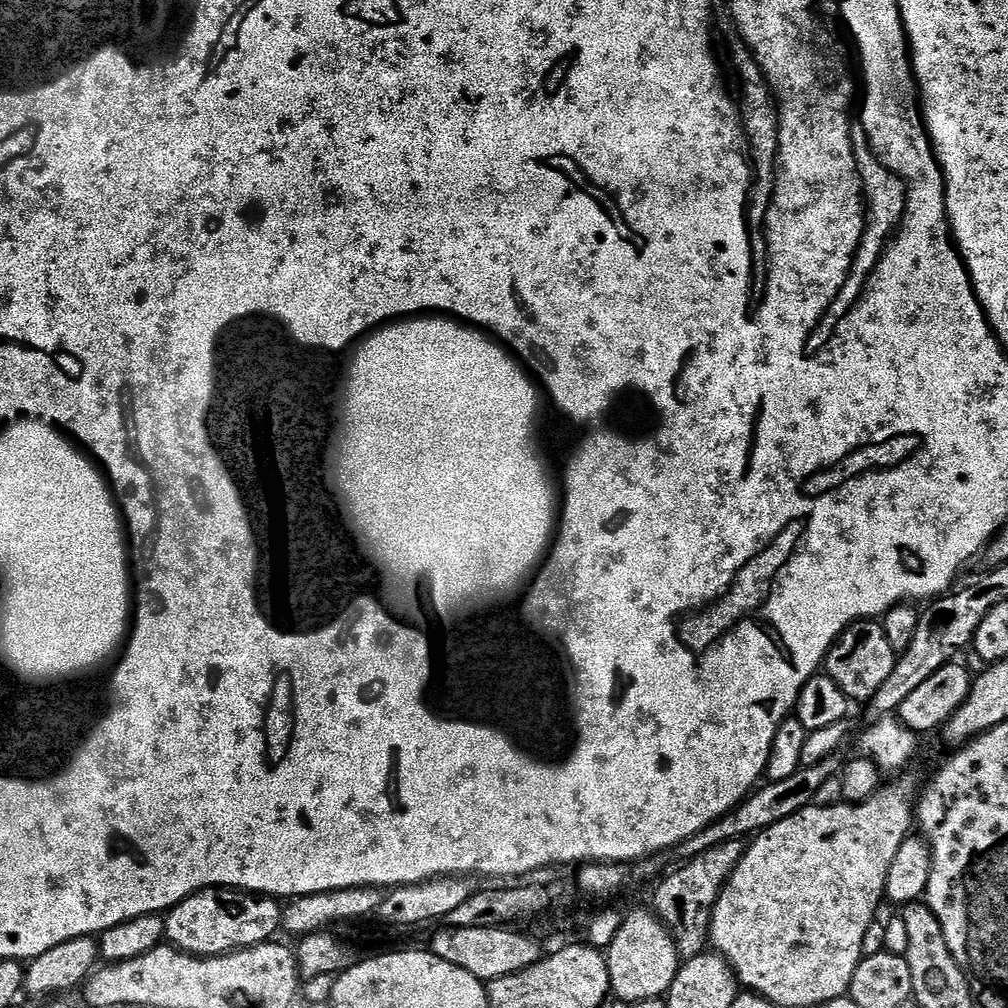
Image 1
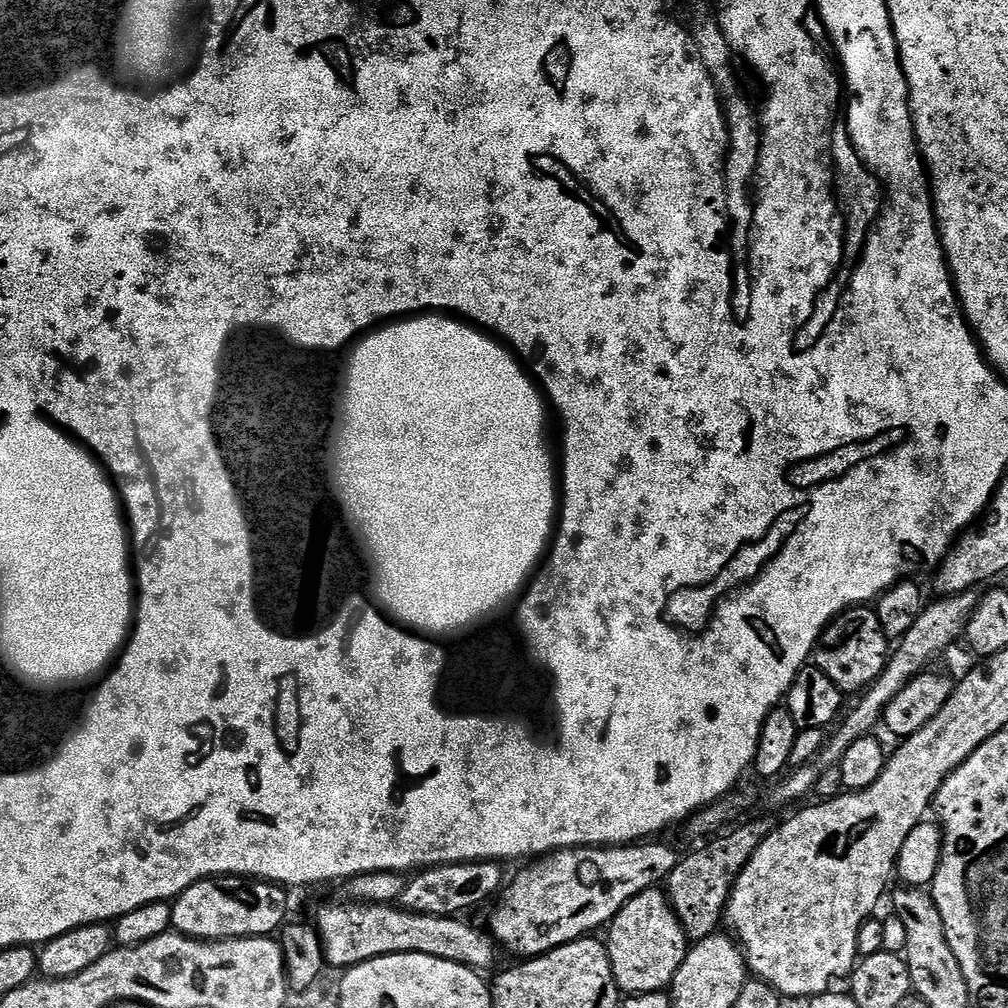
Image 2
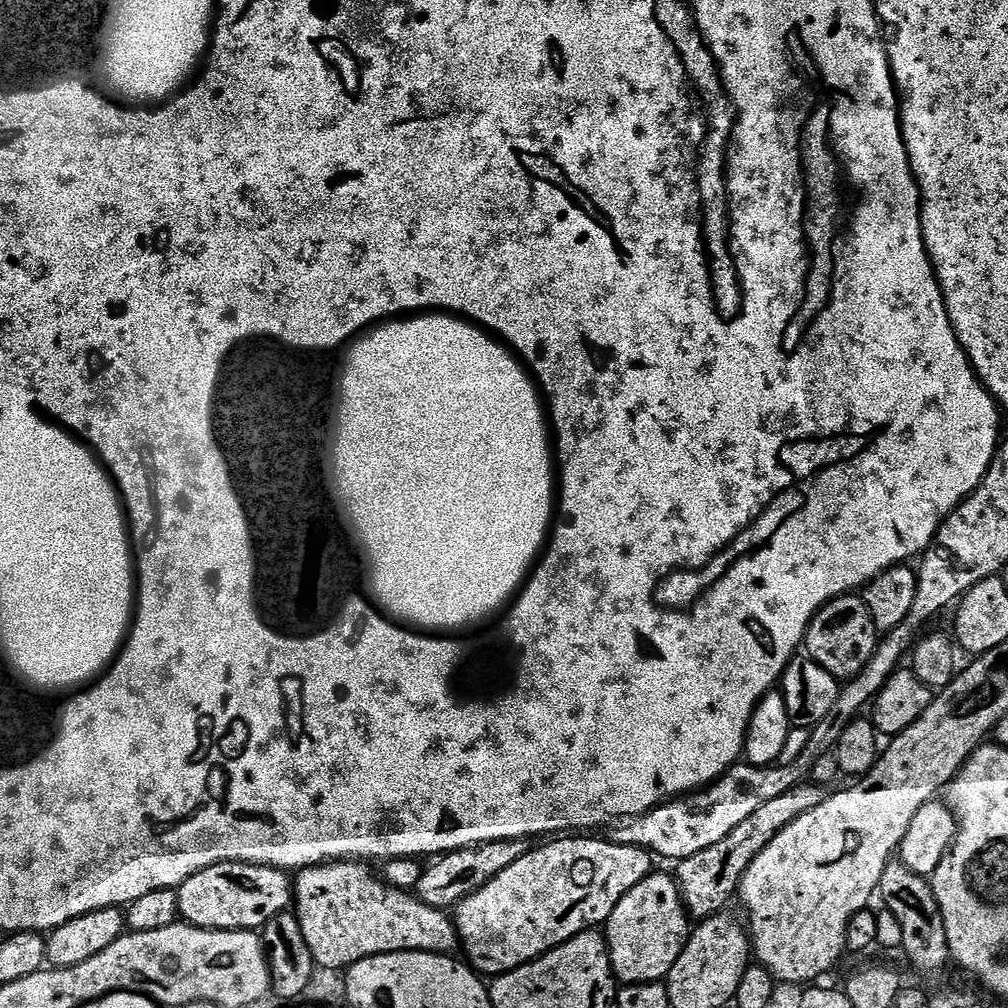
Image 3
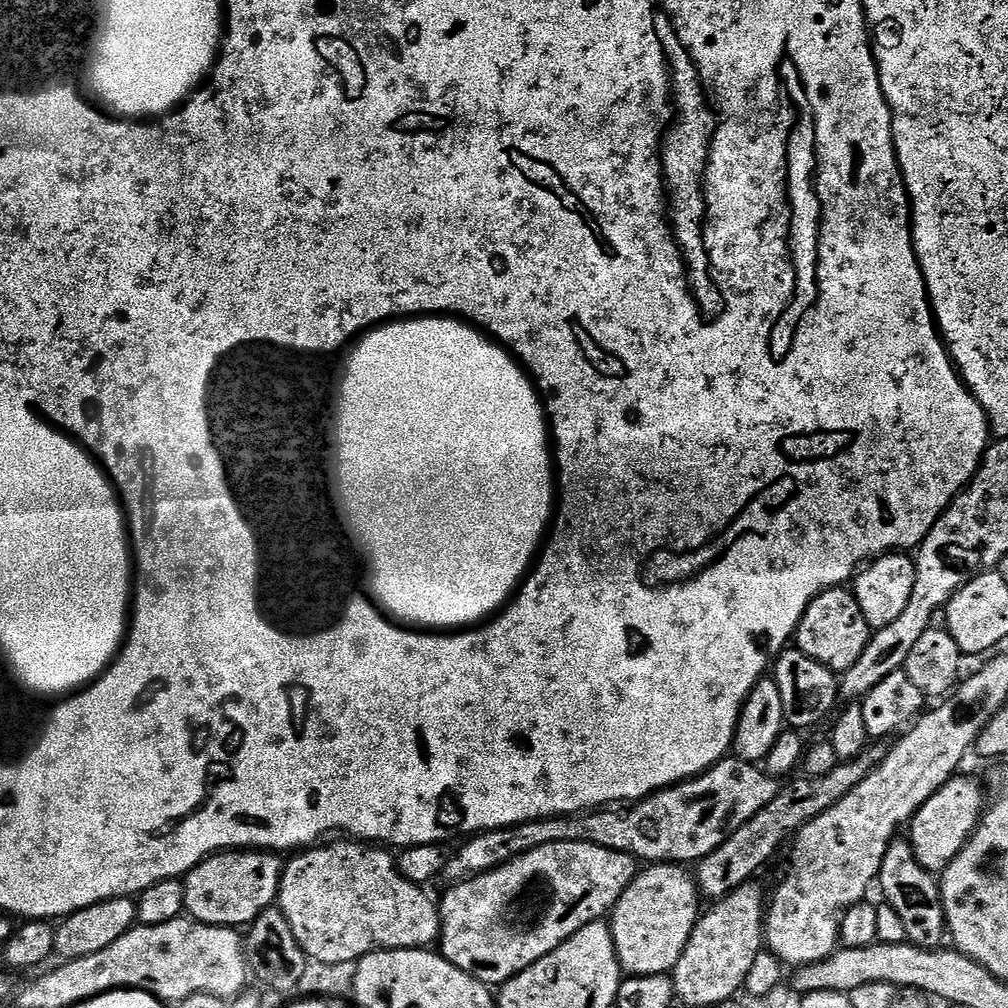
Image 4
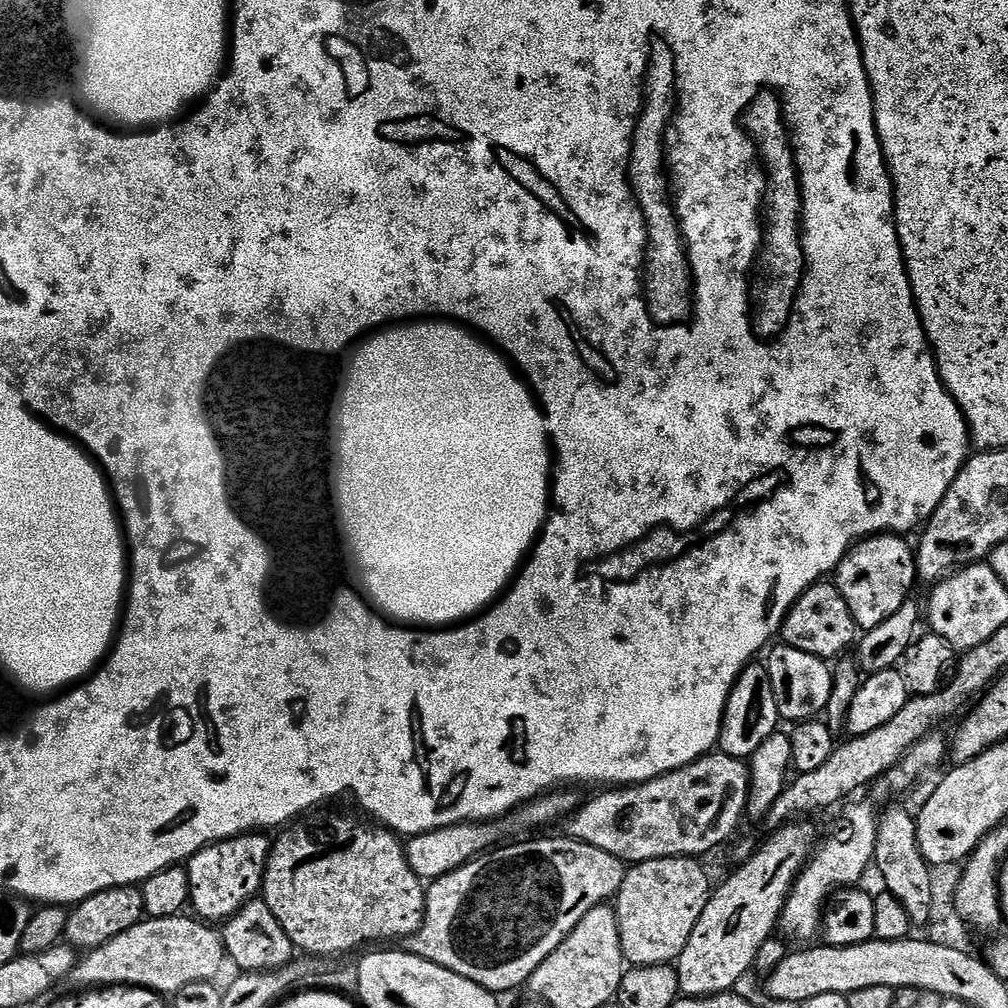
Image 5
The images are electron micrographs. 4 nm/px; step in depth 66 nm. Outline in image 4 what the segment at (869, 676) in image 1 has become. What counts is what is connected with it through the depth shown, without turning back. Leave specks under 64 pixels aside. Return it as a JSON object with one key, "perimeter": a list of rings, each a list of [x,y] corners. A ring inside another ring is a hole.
{"perimeter":[[[844,586],[828,588],[812,599],[802,614],[794,637],[795,651],[814,658],[830,671],[843,674],[850,670],[862,656],[862,650],[870,642],[874,629],[866,622],[854,594]]]}

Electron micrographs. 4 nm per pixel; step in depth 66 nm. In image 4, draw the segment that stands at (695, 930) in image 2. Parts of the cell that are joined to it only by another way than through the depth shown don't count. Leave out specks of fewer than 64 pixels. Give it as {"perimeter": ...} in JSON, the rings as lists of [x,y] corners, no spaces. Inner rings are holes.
{"perimeter":[[[872,746],[864,751],[857,760],[846,760],[837,764],[834,770],[830,770],[830,774],[801,775],[800,780],[789,779],[787,781],[789,784],[785,783],[781,787],[774,802],[762,806],[762,810],[758,810],[758,814],[750,818],[750,822],[738,826],[738,830],[734,830],[734,834],[730,834],[726,842],[722,842],[722,846],[706,854],[695,865],[696,886],[700,889],[701,897],[705,901],[715,902],[728,896],[734,890],[738,890],[738,886],[749,883],[755,877],[752,875],[759,868],[766,867],[775,858],[776,851],[784,843],[785,847],[801,828],[805,828],[810,821],[818,818],[826,810],[830,810],[830,806],[846,798],[846,794],[850,794],[850,790],[854,790],[858,782],[865,780],[872,773],[873,768],[883,760],[884,754],[883,747]]]}

